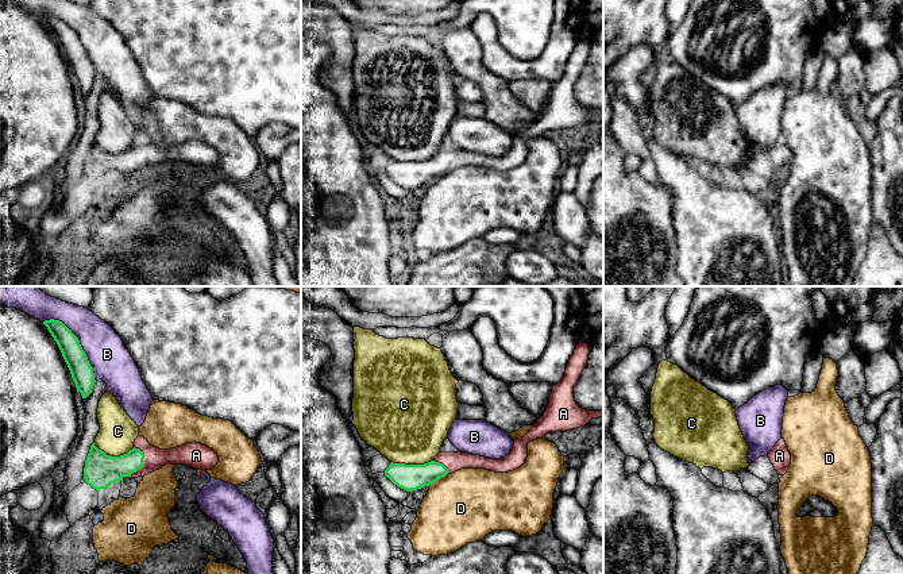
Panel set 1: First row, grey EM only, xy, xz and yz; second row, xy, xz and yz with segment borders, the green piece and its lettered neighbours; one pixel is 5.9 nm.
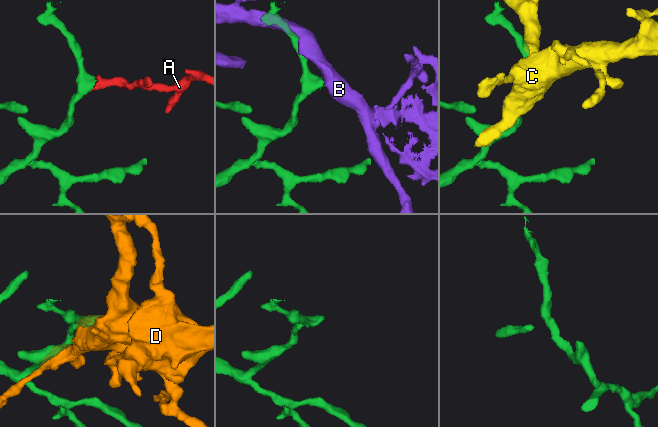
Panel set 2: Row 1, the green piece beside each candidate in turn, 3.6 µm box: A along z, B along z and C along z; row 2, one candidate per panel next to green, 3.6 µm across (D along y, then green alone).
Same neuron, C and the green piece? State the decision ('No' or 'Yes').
No

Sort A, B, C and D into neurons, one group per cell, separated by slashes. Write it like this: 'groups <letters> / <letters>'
groups A / B / C / D

